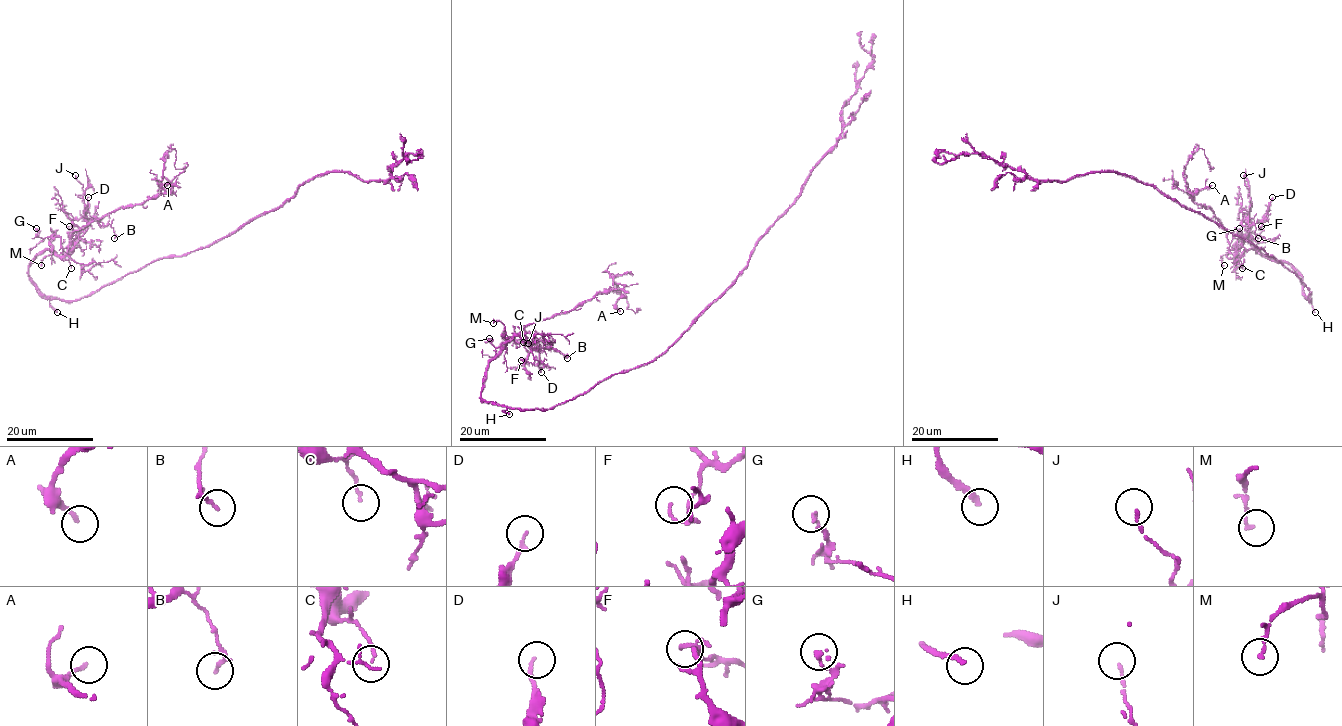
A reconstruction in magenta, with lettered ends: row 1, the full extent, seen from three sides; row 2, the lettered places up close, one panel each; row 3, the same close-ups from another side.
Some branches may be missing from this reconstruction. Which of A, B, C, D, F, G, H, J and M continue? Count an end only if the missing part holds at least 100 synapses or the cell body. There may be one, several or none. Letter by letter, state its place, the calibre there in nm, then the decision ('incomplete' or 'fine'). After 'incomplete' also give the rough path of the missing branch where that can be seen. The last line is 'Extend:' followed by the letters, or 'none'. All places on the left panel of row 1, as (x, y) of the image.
A: place (167, 185); calibre 140 nm; fine
B: place (114, 238); calibre 130 nm; fine
C: place (71, 268); calibre 110 nm; fine
D: place (88, 197); calibre 130 nm; fine
F: place (69, 226); calibre 110 nm; fine
G: place (36, 228); calibre 120 nm; fine
H: place (57, 312); calibre 170 nm; incomplete; course (57, 312), (59, 324), (75, 343), (83, 392), (96, 401)
J: place (75, 175); calibre 120 nm; fine
M: place (41, 265); calibre 120 nm; fine
Extend: H

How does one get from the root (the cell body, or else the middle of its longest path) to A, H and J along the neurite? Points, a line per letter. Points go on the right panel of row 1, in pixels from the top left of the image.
A: (1279, 261), (1309, 300), (1285, 262), (1229, 250), (1213, 211), (1189, 194), (1212, 185)
H: (1279, 261), (1309, 289), (1308, 299), (1315, 312)
J: (1279, 261), (1309, 289), (1309, 300), (1285, 262), (1253, 249), (1237, 256), (1252, 223), (1243, 175)

